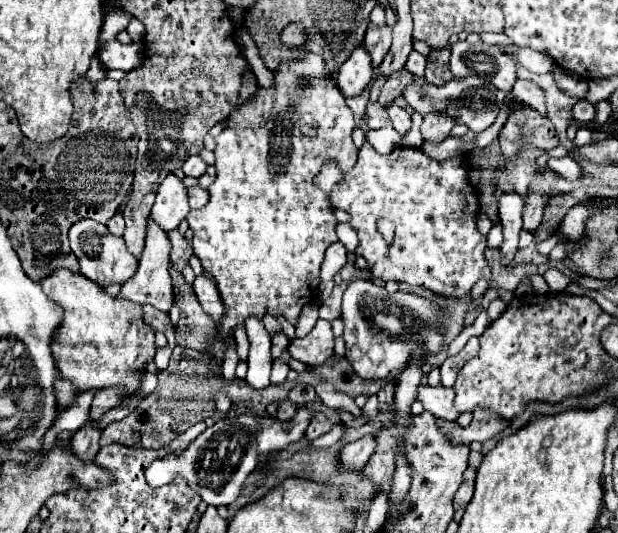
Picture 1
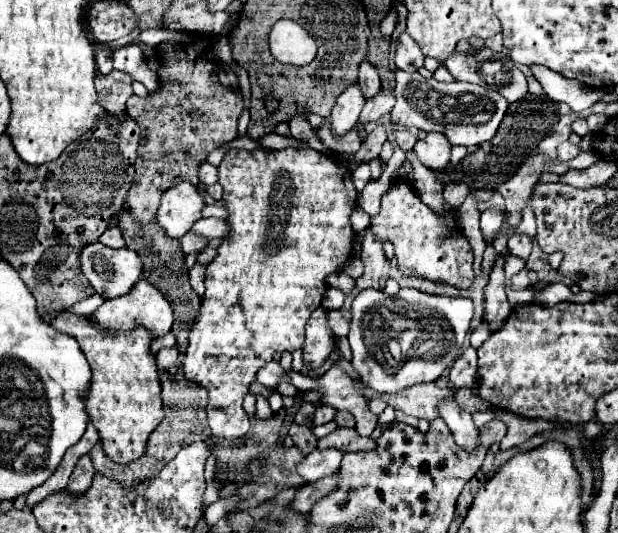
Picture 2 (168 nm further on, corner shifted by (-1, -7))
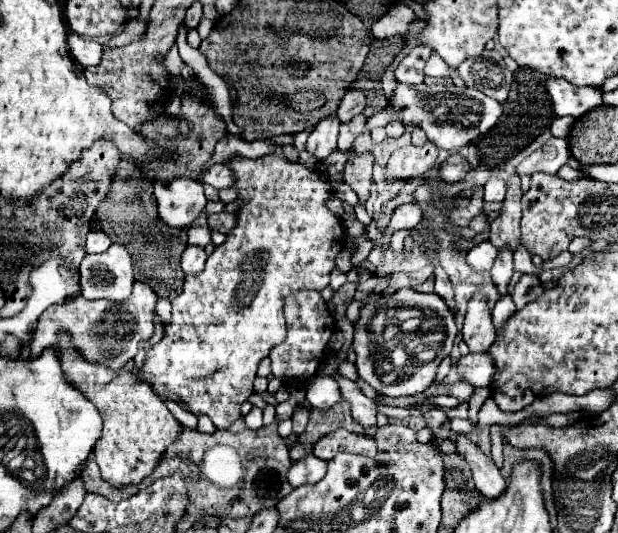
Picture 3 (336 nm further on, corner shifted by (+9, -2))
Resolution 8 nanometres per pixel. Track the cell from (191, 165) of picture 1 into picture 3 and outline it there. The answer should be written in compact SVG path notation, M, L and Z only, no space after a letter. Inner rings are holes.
M216 164L216 166L212 166L212 168L204 174L202 182L210 184L210 186L214 186L214 188L218 188L218 190L222 190L222 188L232 188L232 186L234 186L234 172L232 172L226 164Z

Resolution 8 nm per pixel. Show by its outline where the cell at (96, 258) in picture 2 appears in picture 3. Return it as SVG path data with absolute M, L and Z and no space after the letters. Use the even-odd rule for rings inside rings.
M112 244L102 254L86 254L80 264L82 296L88 300L126 300L132 292L132 258L124 246Z

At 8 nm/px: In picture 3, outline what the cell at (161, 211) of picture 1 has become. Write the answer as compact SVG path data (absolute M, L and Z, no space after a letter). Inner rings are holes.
M190 178L154 182L154 196L160 218L174 228L188 228L208 202L202 190L202 182Z

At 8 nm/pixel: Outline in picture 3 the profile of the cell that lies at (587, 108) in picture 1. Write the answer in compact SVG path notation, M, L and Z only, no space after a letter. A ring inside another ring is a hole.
M570 116L556 118L556 120L552 122L552 126L550 126L550 132L552 132L552 136L556 136L556 138L568 138L572 124L574 124L574 118L570 118Z

